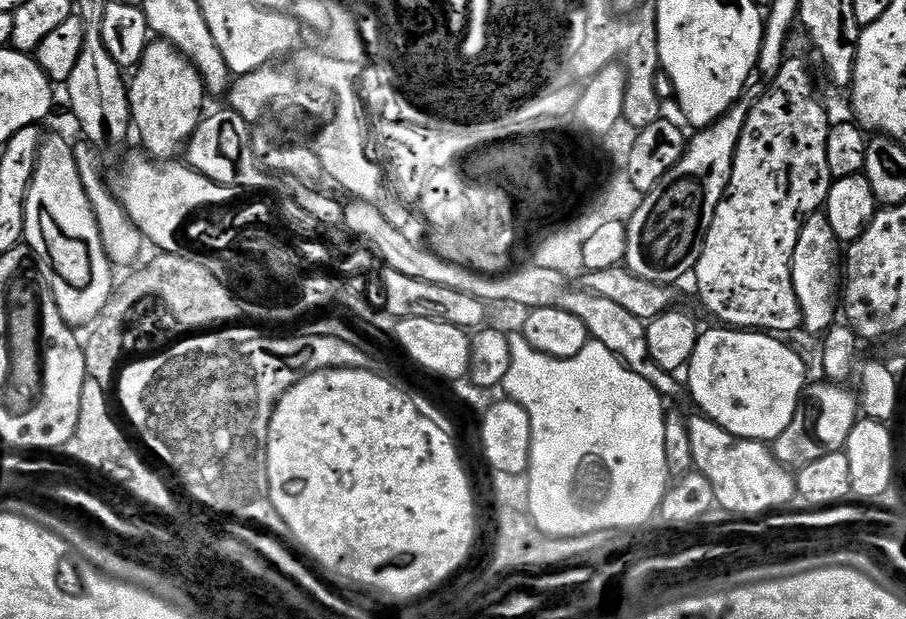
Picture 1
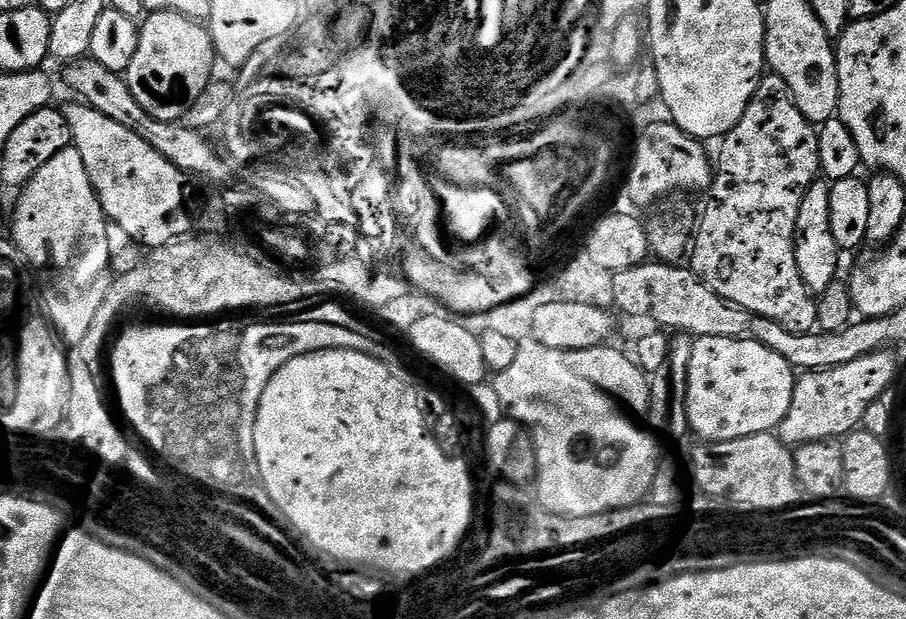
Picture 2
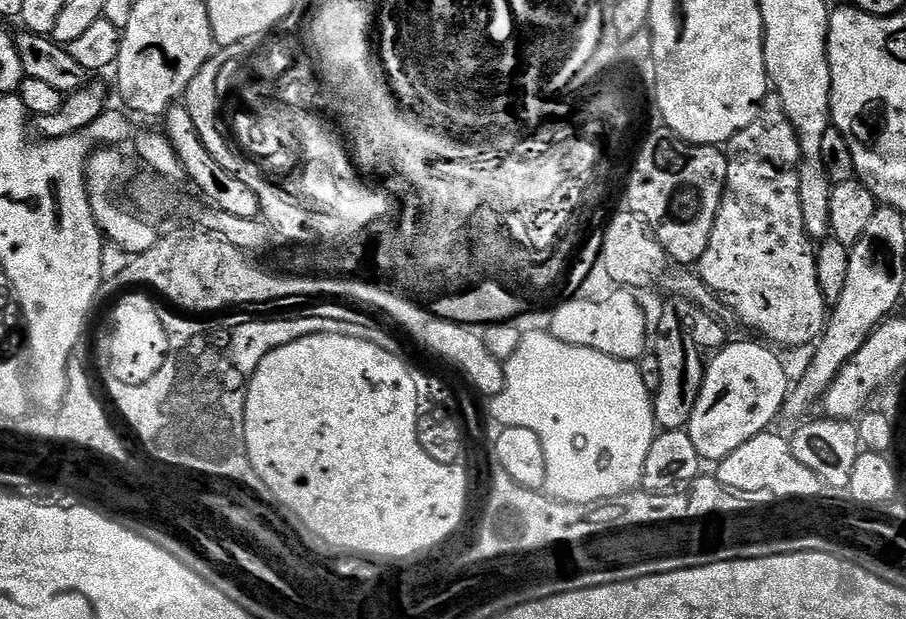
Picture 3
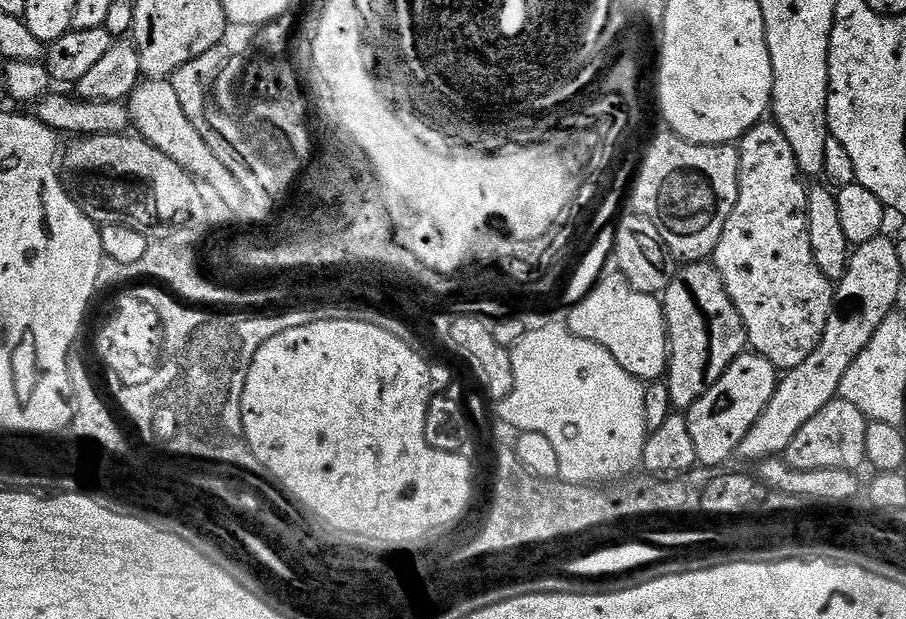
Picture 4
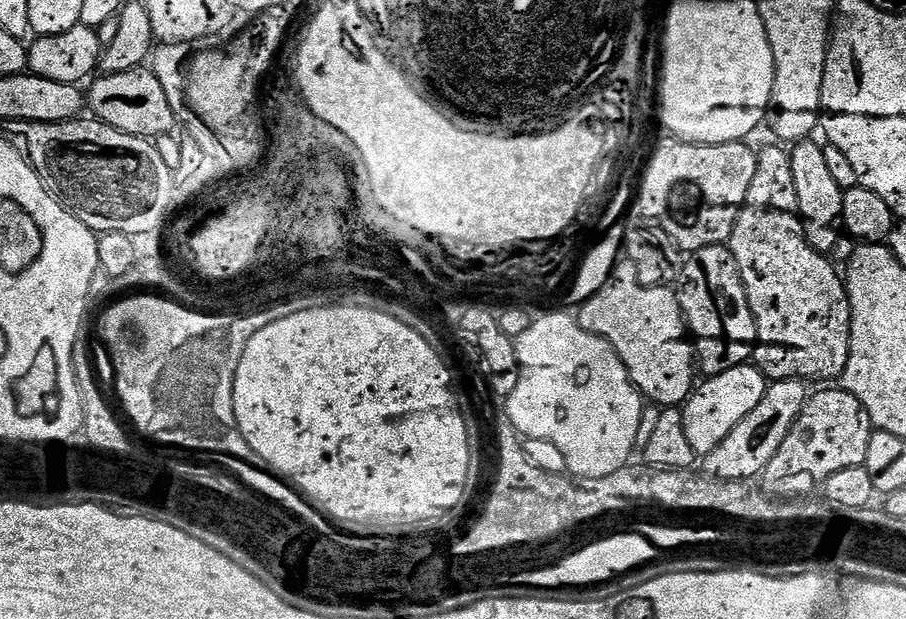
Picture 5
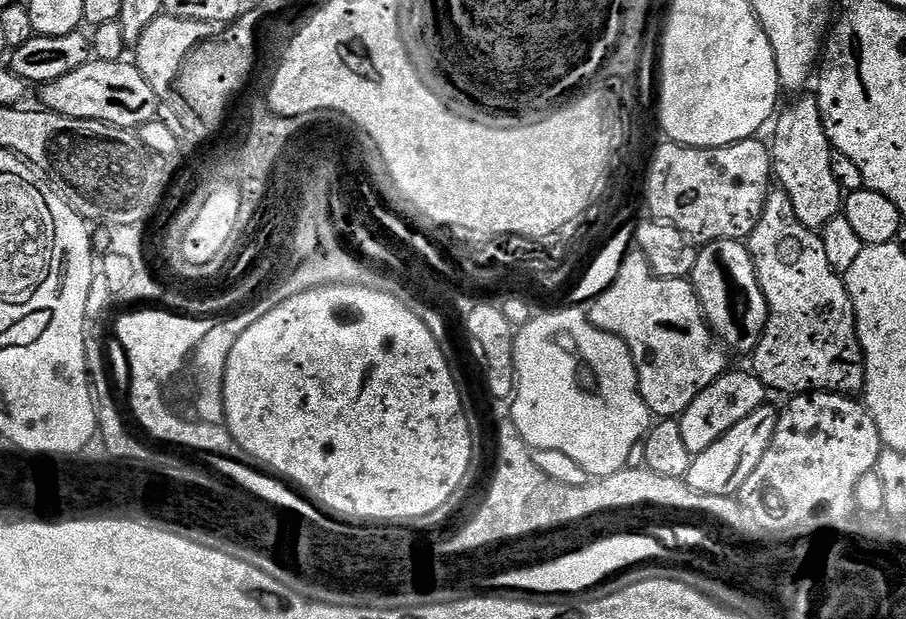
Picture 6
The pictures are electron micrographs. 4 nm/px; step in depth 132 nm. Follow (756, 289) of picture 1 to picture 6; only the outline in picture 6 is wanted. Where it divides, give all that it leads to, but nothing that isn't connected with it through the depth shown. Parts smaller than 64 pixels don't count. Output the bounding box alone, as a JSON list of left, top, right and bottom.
[746,190,864,394]

